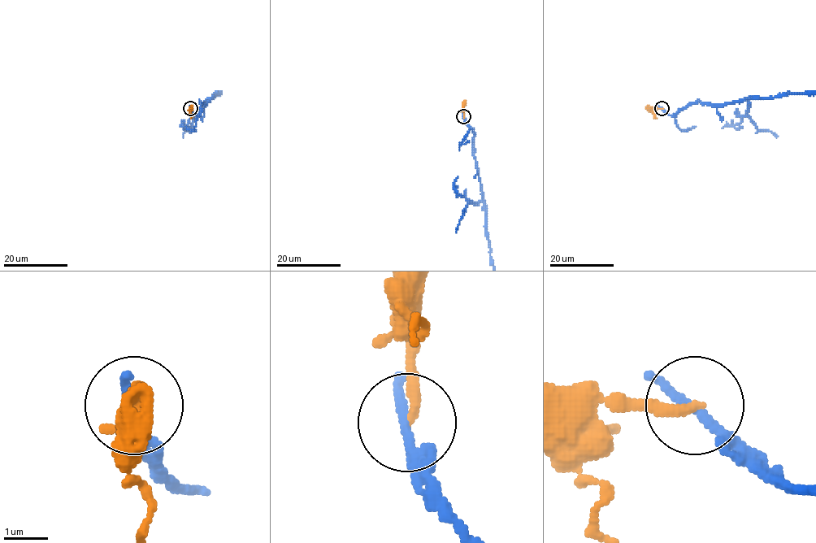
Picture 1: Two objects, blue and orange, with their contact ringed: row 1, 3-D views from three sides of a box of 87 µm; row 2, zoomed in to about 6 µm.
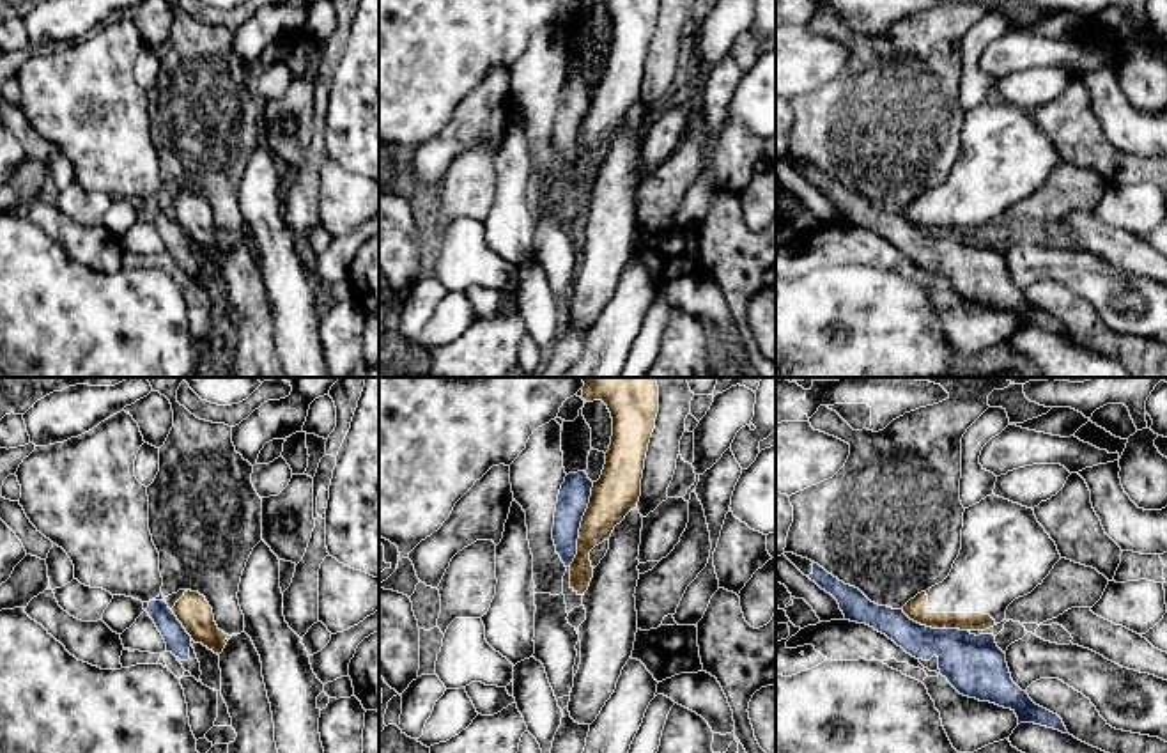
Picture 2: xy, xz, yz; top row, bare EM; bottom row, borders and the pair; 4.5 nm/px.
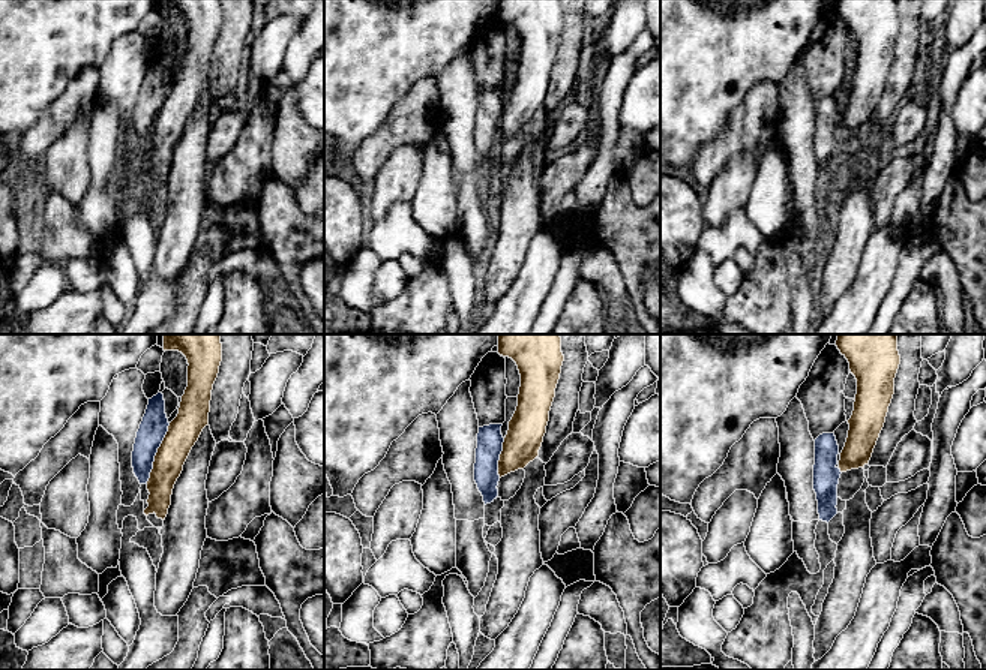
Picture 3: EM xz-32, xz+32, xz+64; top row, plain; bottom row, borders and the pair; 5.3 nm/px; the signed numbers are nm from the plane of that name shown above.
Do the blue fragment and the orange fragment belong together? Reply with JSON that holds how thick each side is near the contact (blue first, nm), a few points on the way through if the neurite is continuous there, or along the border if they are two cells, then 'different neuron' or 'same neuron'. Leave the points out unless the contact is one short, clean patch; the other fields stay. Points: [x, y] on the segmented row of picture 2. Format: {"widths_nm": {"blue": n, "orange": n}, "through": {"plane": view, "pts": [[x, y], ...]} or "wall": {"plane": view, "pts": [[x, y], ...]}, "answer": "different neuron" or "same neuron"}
{"widths_nm": {"blue": 140, "orange": 200}, "wall": {"plane": "xz", "pts": [[594, 482], [579, 528], [578, 553], [567, 566]]}, "answer": "different neuron"}

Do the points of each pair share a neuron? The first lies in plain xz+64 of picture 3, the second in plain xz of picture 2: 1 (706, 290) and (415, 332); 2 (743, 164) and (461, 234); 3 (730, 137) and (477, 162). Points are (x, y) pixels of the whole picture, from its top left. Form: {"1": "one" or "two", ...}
{"1": "one", "2": "two", "3": "two"}

